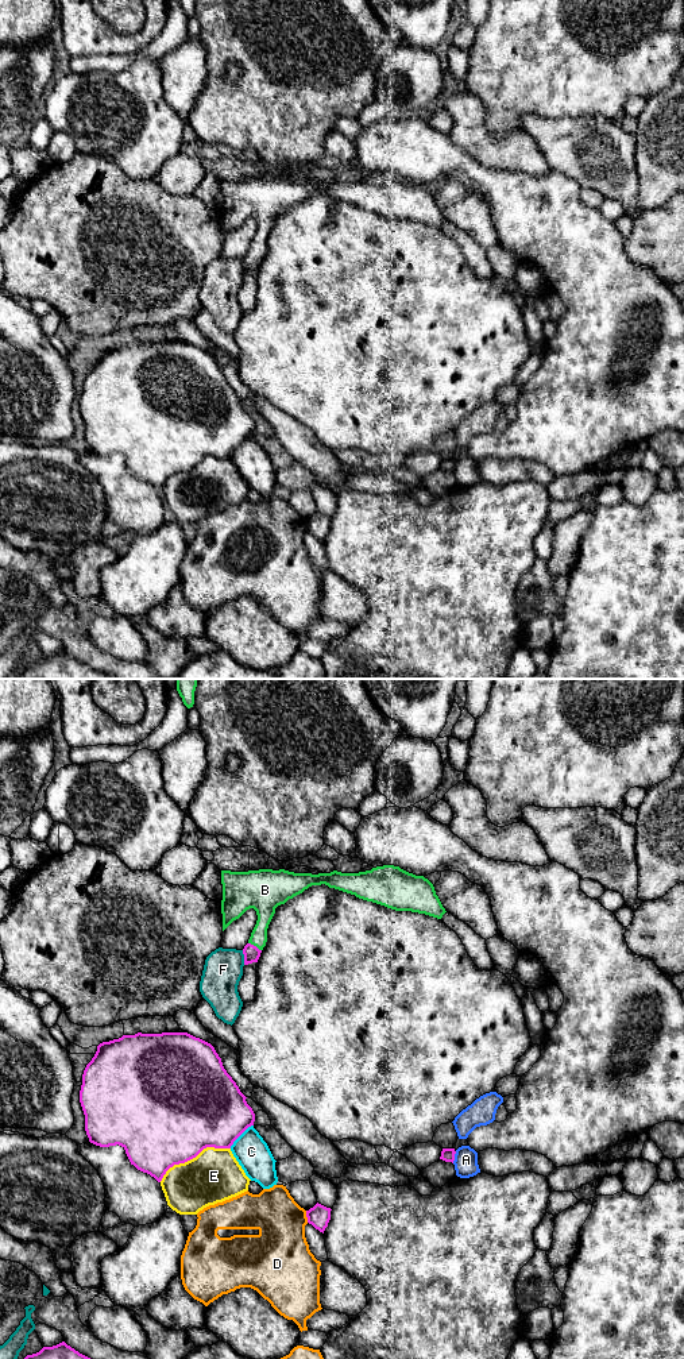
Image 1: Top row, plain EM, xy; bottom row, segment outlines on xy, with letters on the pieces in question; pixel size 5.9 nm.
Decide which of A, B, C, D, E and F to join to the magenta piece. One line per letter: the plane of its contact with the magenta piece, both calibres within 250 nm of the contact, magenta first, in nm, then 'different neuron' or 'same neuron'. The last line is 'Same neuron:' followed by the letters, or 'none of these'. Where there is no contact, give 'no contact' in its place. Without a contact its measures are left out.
A: contact in xy; calibres 80 and 140 nm; different neuron
B: contact in xy; calibres 100 and 130 nm; same neuron
C: contact in xy; calibres 440 and 200 nm; different neuron
D: contact in xy; calibres 140 and 320 nm; different neuron
E: contact in xy; calibres 500 and 320 nm; different neuron
F: contact in xy; calibres 100 and 240 nm; different neuron
Same neuron: B

